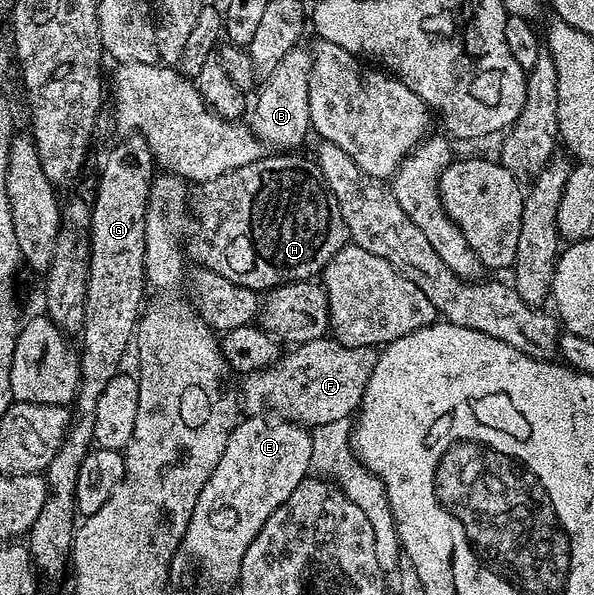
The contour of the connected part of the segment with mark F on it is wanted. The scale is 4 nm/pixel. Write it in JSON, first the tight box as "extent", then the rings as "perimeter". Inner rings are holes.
{"extent":[240,337,378,429],"perimeter":[[[333,337],[299,343],[263,371],[254,371],[240,383],[240,403],[250,415],[277,413],[307,429],[332,421],[350,419],[362,406],[364,389],[378,351],[373,347],[345,347]],[[243,382],[243,383],[242,383]]]}

